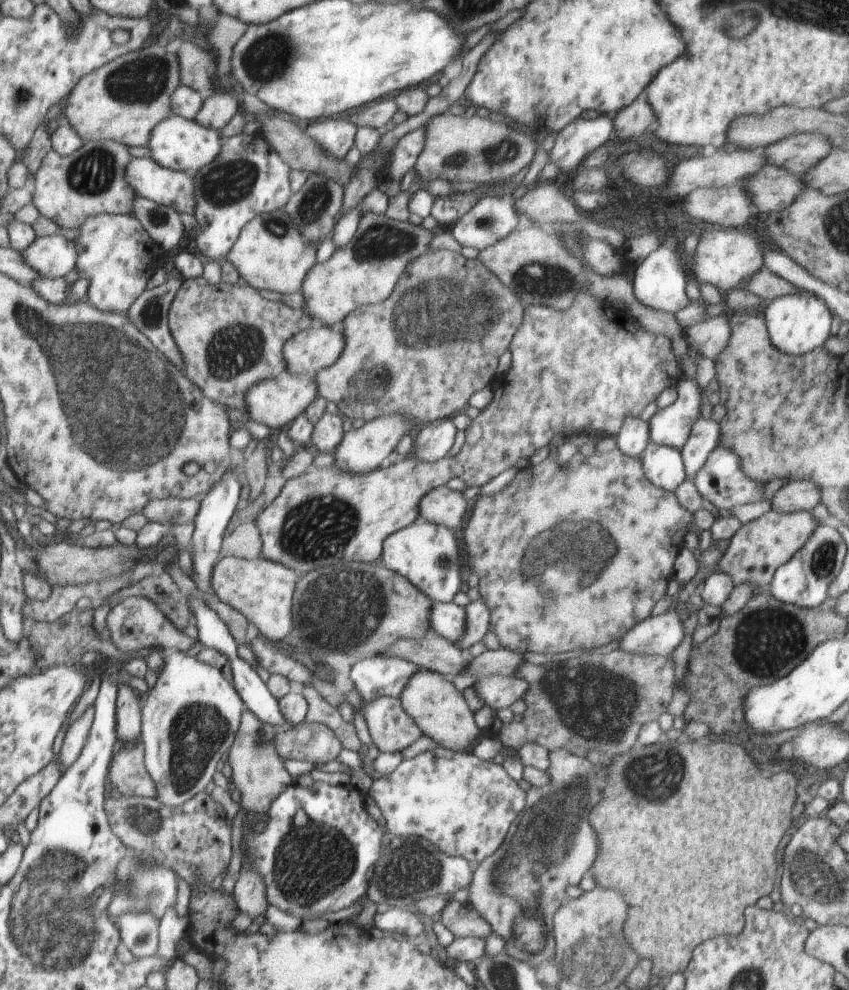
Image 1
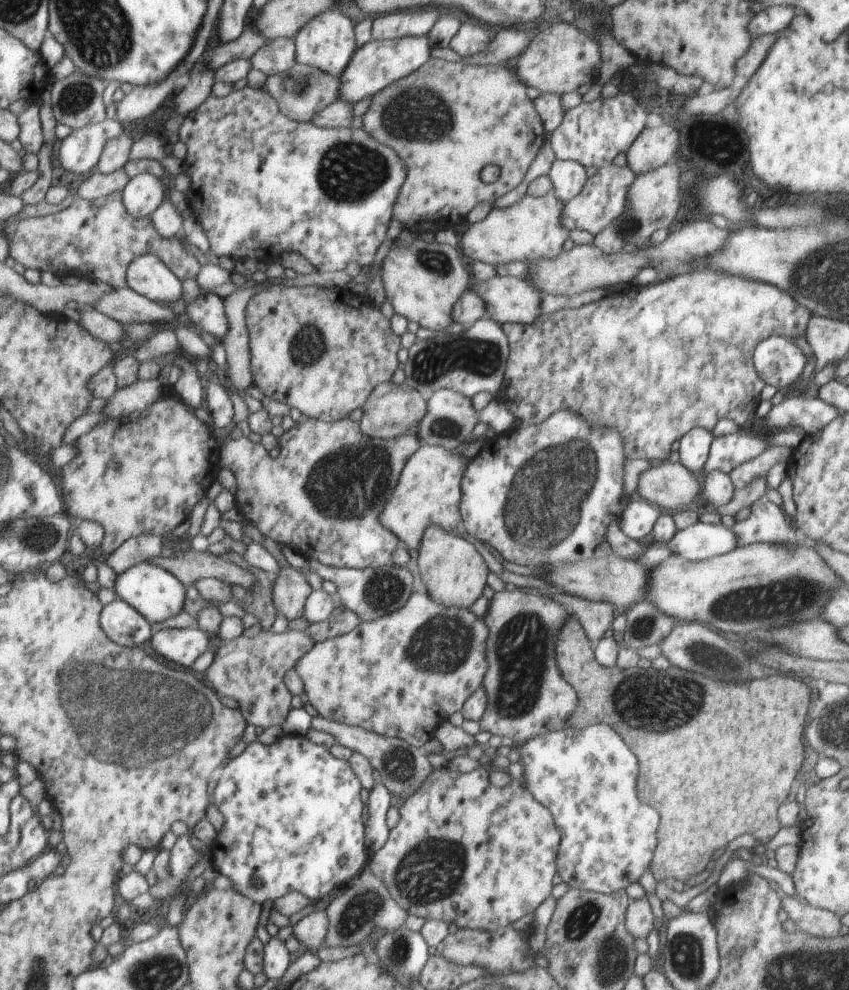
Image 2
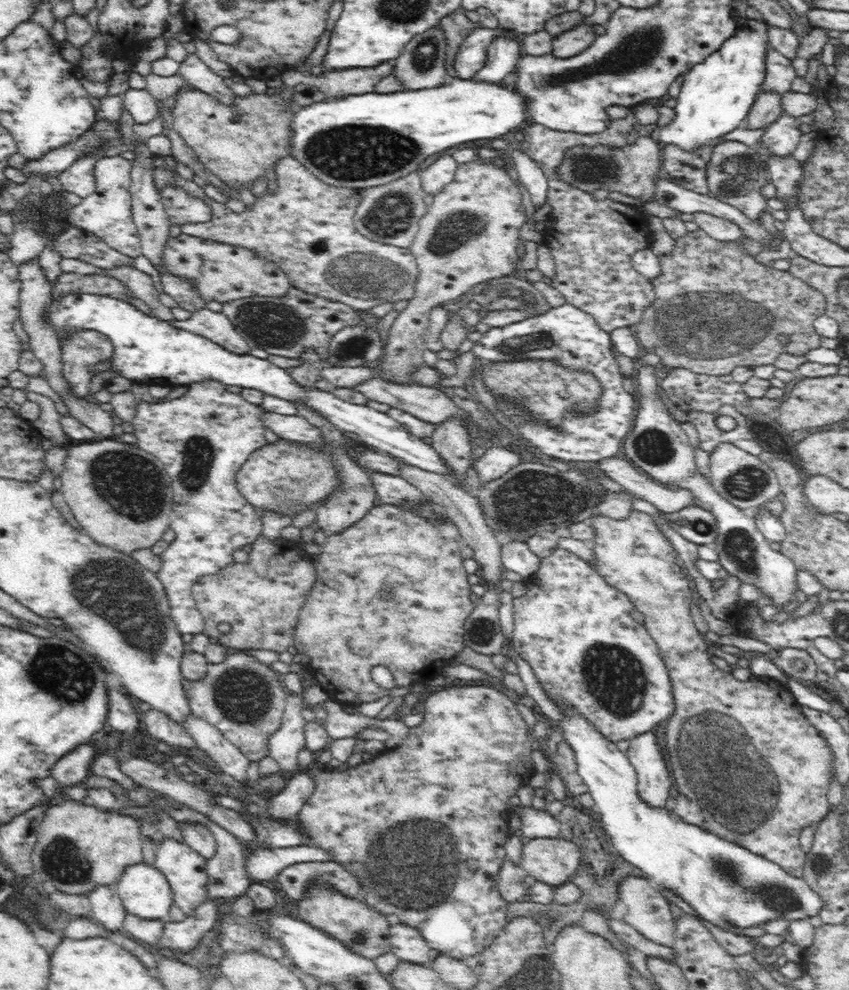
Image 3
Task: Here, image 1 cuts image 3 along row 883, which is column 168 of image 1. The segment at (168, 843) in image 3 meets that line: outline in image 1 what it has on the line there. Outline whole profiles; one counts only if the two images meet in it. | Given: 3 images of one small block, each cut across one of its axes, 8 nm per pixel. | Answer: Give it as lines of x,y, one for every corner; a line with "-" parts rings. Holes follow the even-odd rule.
132,158
124,170
124,178
135,190
136,196
145,200
153,200
158,204
173,208
177,213
186,212
194,215
196,207
195,178
179,170
168,170
160,166
153,158

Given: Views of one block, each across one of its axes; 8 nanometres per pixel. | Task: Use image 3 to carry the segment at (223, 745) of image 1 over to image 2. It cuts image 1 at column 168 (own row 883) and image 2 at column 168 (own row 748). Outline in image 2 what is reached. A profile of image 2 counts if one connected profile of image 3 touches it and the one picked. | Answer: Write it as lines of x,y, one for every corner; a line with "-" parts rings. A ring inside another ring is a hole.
144,561
135,564
132,568
126,570
124,574
117,576
114,590
117,592
118,598
135,607
152,624
176,618
182,613
184,600
186,600
184,585
171,571
156,566
154,562

